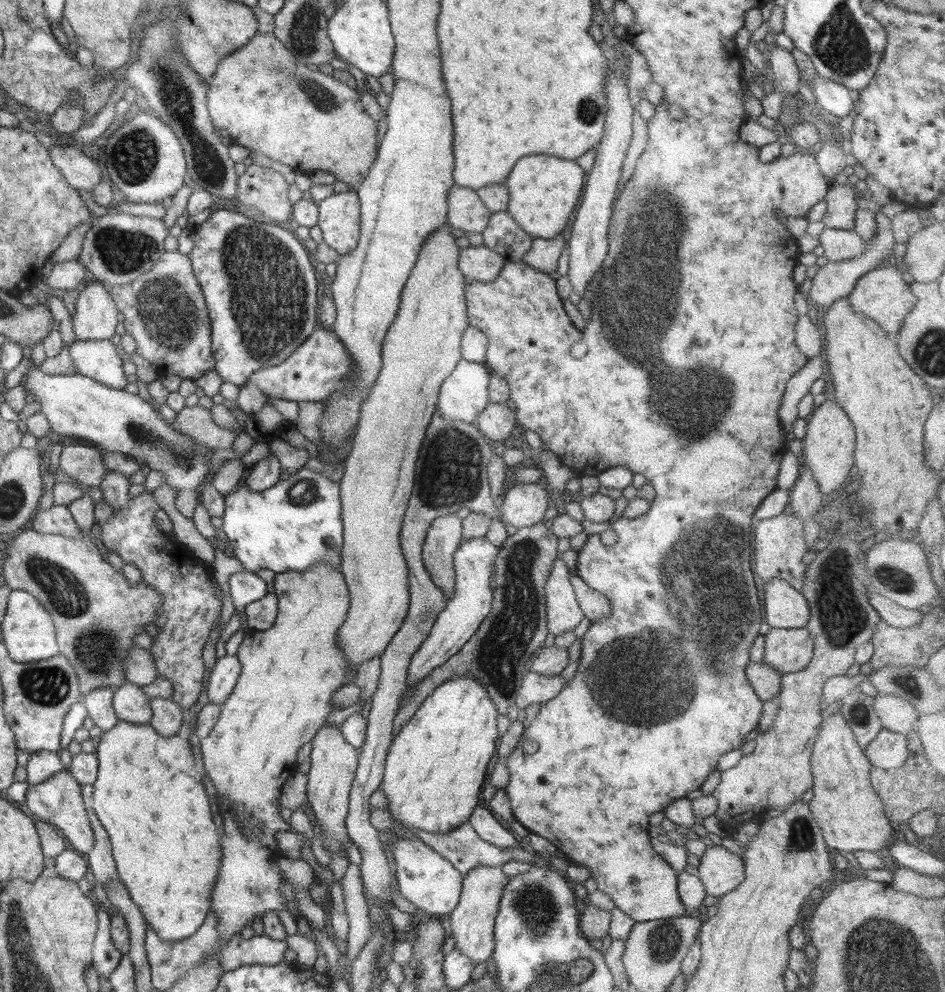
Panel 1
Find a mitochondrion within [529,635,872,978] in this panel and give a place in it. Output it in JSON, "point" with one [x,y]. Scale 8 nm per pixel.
{"point":[664,942]}

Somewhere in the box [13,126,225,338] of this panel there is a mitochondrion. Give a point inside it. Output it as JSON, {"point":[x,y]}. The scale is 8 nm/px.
{"point":[120,251]}

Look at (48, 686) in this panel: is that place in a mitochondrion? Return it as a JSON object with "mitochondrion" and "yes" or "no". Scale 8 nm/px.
{"mitochondrion":"yes"}

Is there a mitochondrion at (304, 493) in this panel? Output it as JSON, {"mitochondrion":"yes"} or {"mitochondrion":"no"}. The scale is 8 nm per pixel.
{"mitochondrion":"yes"}

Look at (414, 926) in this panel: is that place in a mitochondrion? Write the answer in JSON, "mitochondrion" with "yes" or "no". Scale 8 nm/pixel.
{"mitochondrion":"no"}

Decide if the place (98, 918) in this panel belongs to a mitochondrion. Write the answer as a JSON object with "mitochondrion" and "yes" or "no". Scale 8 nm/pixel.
{"mitochondrion":"no"}

